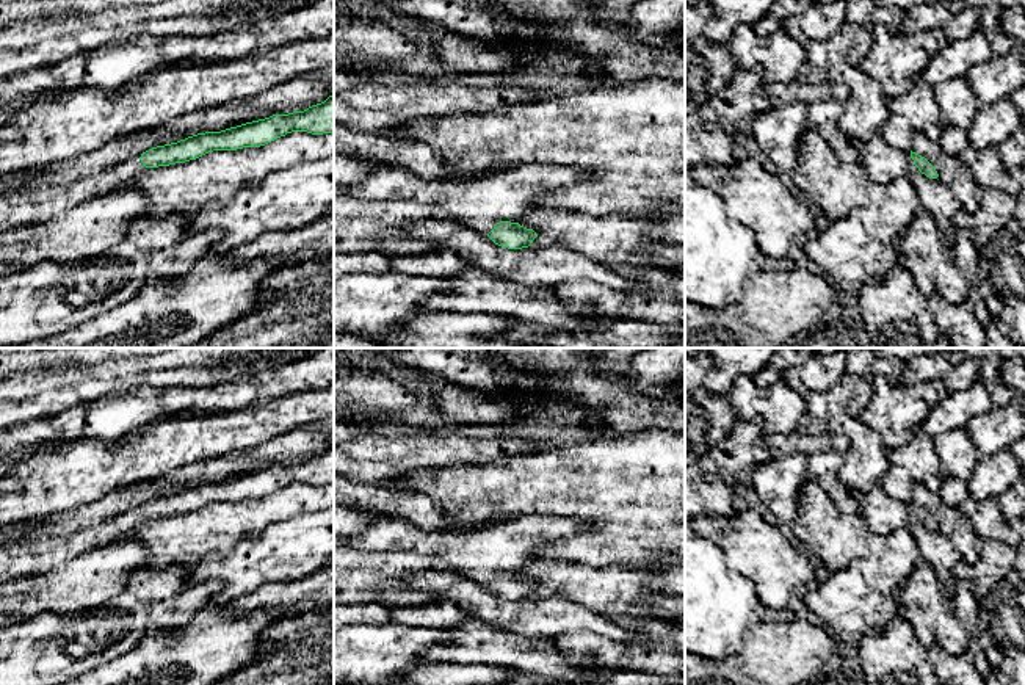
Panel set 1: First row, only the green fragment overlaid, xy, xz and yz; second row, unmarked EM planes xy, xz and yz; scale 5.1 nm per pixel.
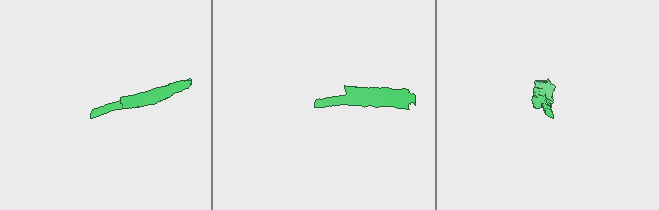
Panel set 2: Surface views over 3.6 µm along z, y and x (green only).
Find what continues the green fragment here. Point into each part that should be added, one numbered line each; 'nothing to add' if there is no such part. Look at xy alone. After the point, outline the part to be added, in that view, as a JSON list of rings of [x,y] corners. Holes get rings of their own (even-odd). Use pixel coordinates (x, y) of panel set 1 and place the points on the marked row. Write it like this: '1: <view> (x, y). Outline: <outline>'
1: xy (19, 207). Outline: [[[139,157],[71,183],[16,188],[0,193],[0,232],[60,216],[91,199],[124,188],[143,172]]]

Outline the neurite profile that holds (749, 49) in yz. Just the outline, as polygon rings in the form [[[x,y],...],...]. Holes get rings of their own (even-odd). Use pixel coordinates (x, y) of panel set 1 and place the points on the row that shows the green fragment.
[[[738,25],[727,44],[738,69],[762,69],[762,82],[788,83],[799,77],[806,60],[804,47],[782,27],[763,38],[757,27]]]

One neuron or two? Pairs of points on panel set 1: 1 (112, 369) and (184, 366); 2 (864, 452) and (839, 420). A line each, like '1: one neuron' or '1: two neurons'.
1: one neuron
2: one neuron

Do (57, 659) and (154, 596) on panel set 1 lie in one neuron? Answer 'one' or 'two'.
one

